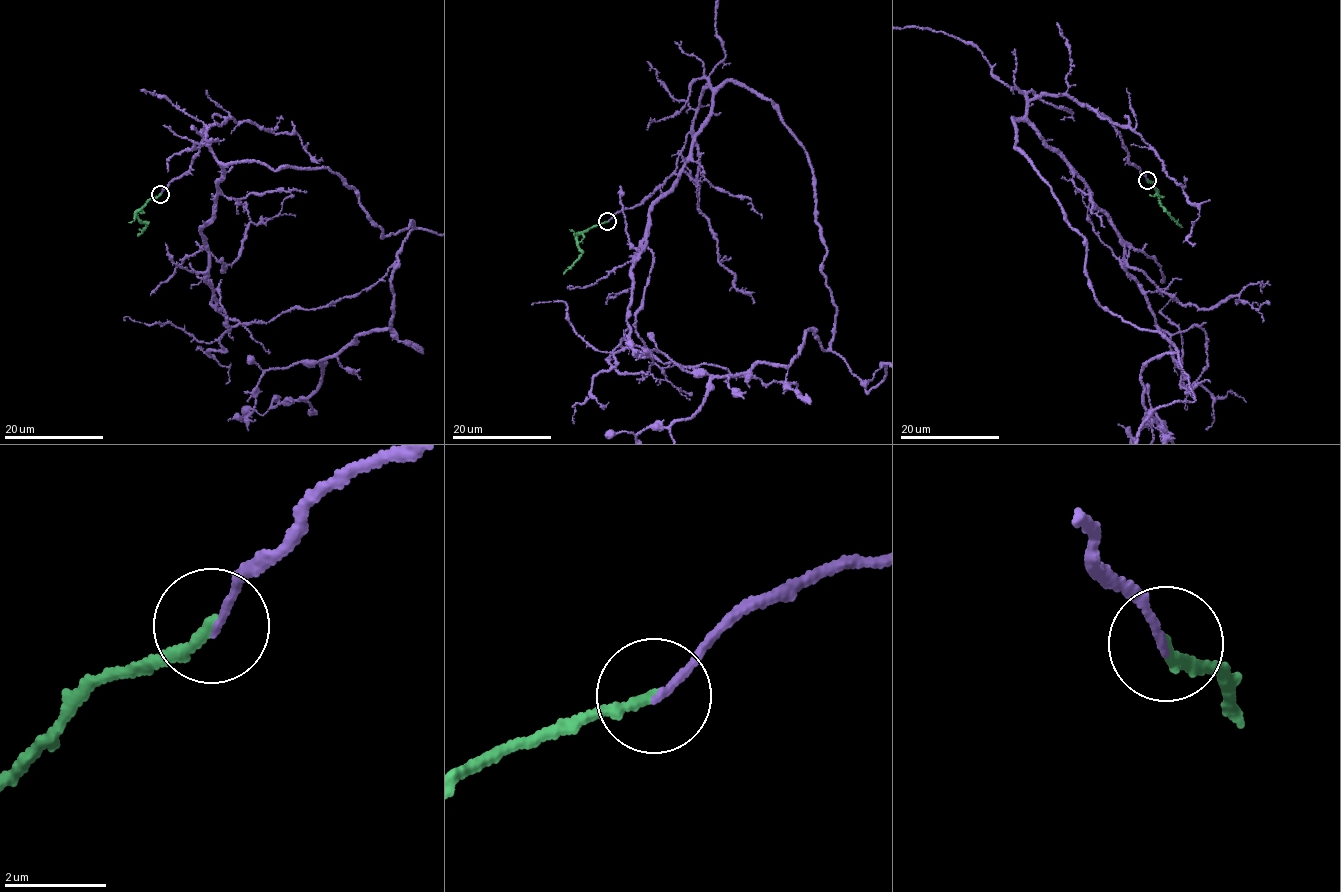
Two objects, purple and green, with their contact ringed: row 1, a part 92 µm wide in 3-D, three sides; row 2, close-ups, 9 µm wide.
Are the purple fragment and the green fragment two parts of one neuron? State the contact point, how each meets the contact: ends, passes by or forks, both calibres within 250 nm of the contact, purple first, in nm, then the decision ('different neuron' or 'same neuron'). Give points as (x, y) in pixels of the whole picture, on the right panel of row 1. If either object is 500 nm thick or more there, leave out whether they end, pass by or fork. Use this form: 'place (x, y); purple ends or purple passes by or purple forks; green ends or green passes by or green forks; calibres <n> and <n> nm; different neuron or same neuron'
place (1147, 180); purple ends; green ends; calibres 130 and 200 nm; same neuron

